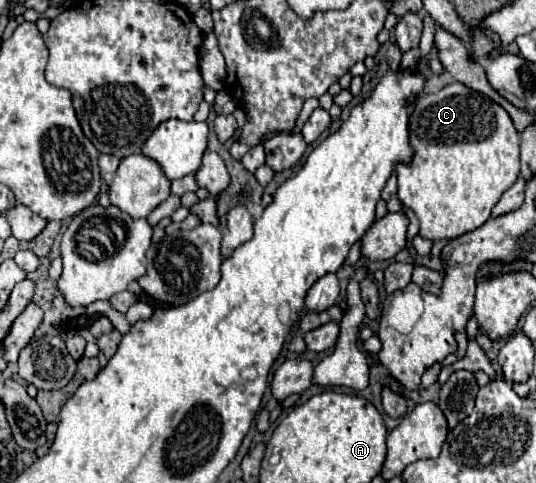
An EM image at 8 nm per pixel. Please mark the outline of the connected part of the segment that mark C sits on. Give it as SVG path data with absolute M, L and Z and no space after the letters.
M450 83L438 93L418 97L408 131L414 153L408 165L396 165L398 199L416 213L420 235L450 241L484 225L496 201L520 175L520 139L510 115L464 83Z

